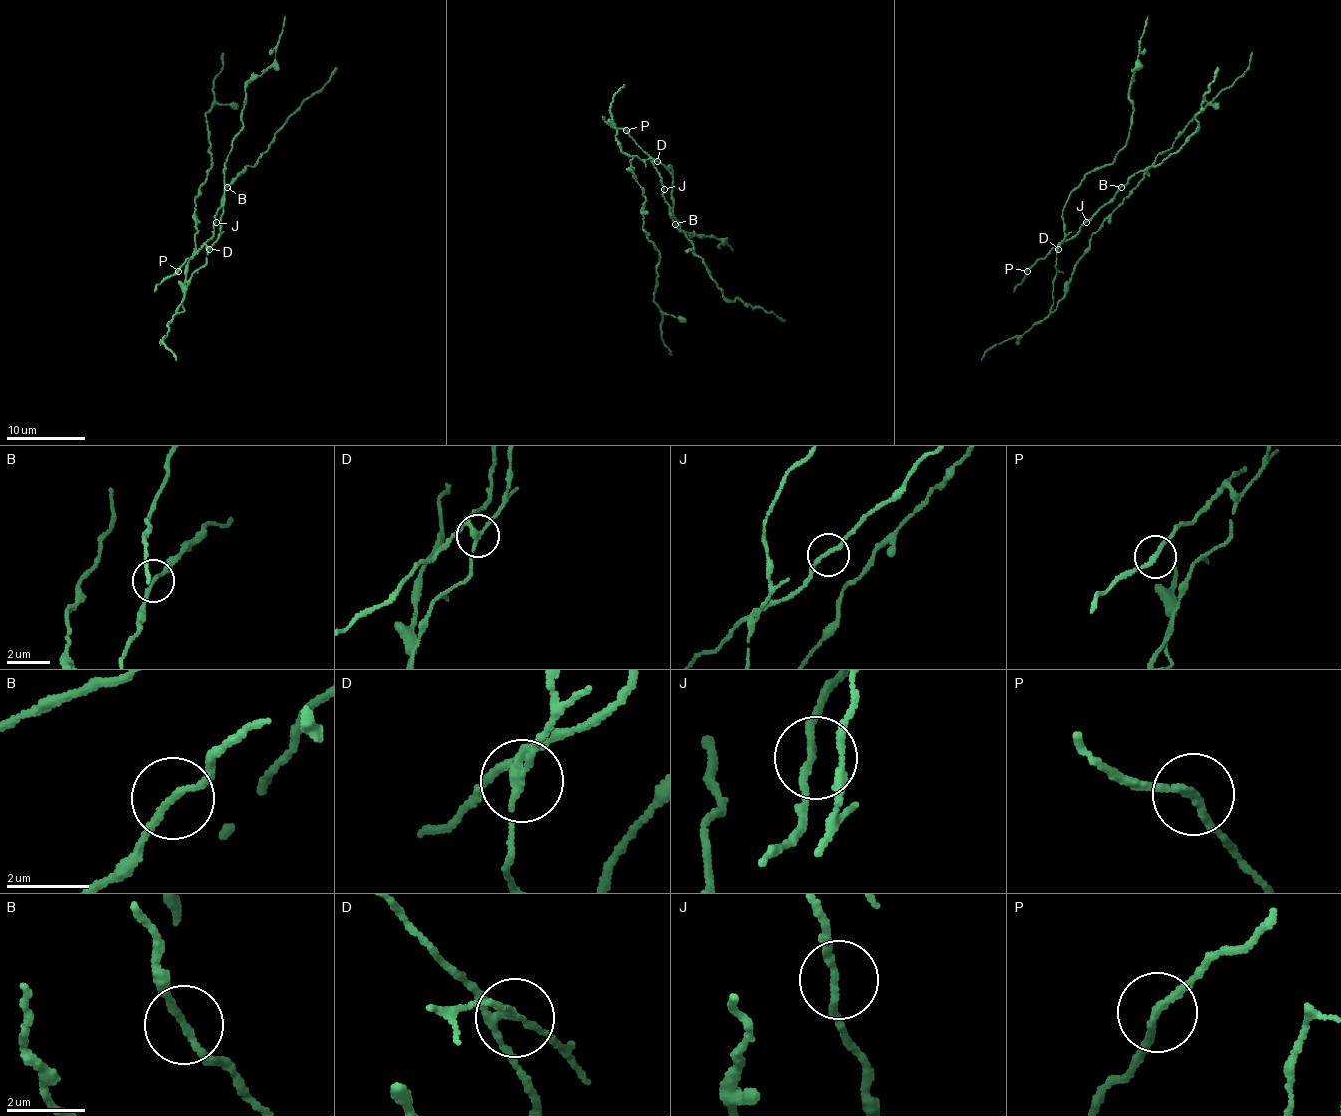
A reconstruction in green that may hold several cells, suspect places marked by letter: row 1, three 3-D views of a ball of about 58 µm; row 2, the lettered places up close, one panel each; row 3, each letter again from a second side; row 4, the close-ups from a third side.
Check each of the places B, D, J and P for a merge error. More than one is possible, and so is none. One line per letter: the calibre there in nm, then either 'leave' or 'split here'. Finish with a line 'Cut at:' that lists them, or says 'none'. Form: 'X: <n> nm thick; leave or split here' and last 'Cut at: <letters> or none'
B: 160 nm thick; split here
D: 200 nm thick; split here
J: 170 nm thick; leave
P: 190 nm thick; leave
Cut at: B, D

